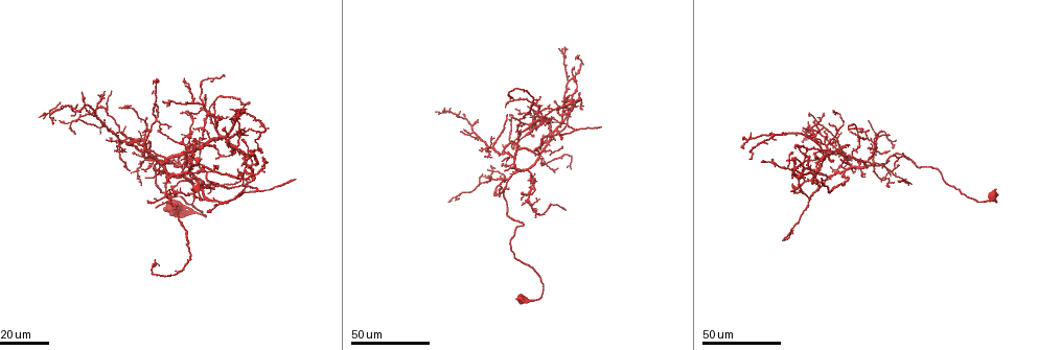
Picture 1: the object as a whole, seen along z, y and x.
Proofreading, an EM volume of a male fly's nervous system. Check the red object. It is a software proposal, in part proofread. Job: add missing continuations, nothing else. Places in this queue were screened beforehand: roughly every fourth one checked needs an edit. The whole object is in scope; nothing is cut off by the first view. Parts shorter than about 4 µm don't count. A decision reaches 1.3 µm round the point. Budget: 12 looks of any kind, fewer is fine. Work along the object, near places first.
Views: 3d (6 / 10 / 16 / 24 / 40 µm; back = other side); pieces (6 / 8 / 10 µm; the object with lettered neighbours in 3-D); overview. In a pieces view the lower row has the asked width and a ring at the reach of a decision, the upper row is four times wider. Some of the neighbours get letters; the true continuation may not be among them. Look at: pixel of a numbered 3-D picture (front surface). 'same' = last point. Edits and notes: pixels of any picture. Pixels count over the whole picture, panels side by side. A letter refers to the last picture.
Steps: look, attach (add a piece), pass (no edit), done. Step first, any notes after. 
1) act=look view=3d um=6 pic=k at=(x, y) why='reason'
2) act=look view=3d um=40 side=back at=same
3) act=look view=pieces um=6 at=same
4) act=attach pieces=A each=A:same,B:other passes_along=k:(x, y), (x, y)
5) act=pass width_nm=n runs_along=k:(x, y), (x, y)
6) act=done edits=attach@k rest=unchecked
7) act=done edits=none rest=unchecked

act=look view=3d um=40 pic=1 at=(231, 109) why='tapers out'

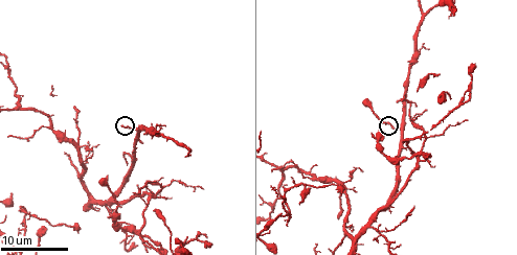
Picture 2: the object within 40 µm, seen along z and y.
act=look view=pieces um=10 pic=2 at=(121, 126) why='see the neighbours'

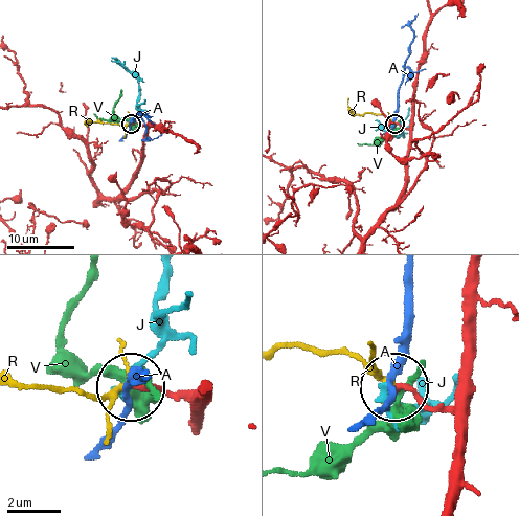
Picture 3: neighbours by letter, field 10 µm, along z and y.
act=attach pieces=R each=A:other,J:other,R:same,V:other passes_along=3:(457, 427), (444, 411), (342, 353), (281, 348) found='it goes on there'

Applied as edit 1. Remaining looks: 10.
act=look view=overview why='redraw'

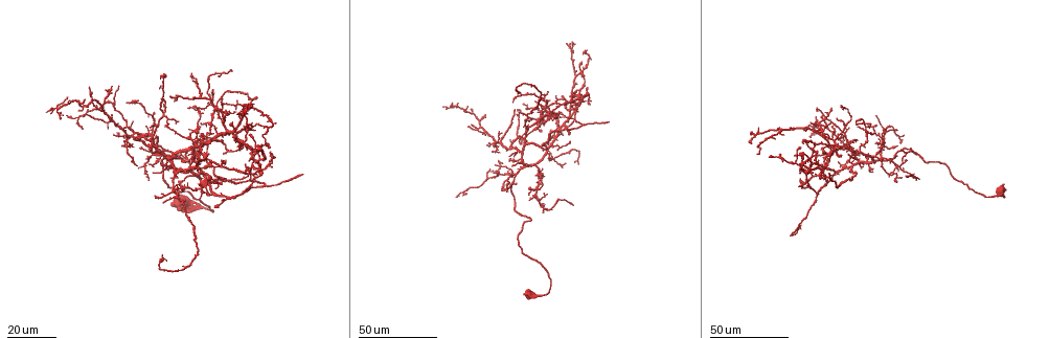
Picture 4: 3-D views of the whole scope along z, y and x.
act=look view=3d um=24 pic=4 at=(193, 78) why='an open end'

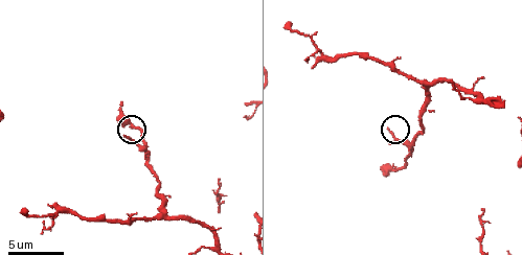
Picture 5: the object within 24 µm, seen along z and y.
act=look view=pieces um=8 pic=5 at=(388, 128)

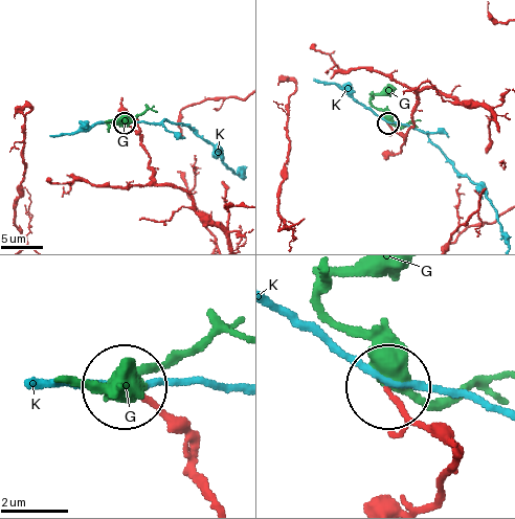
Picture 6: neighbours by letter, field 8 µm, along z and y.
act=pass each=G:other,K:other runs_along=6:(452, 442), (429, 433), (387, 386) found='no lettered piece goes on from it'

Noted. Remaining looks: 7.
act=look view=3d um=24 pic=4 at=(608, 122) why='free end'

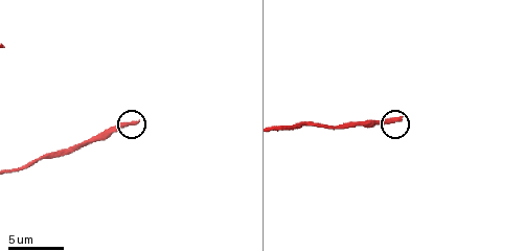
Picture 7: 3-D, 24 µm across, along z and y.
act=look view=3d um=10 pic=7 at=(402, 120)

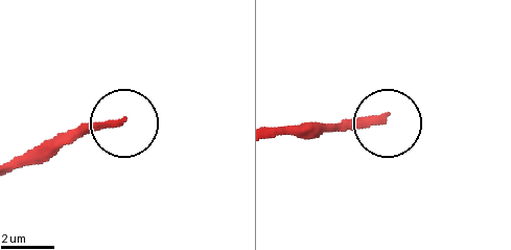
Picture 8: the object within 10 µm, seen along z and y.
act=look view=pieces um=8 pic=8 at=(383, 118) why='see the neighbours'

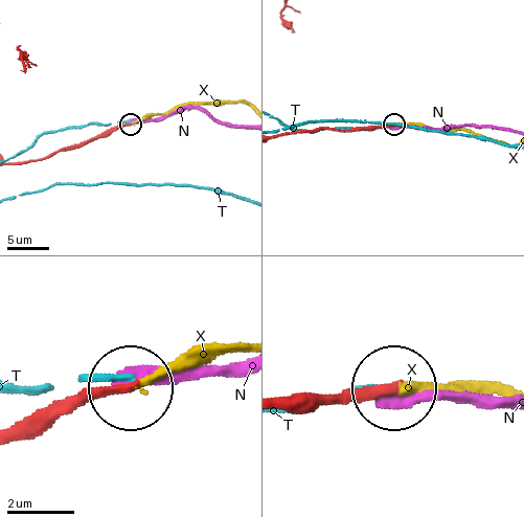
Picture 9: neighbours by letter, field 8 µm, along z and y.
act=attach pieces=X each=N:other,T:other,X:same found='the cell continues'

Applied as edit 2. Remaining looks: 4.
act=look view=overview why='see it whole again'

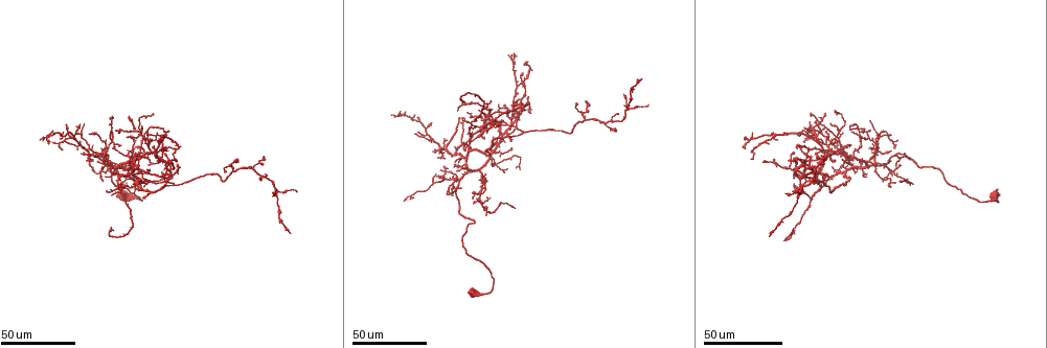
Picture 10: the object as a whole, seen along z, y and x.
act=look view=3d um=24 pic=10 at=(146, 130) why='an open end'

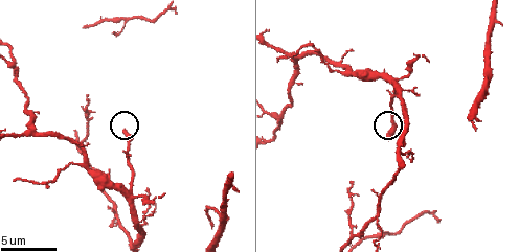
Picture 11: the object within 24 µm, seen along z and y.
act=look view=pieces um=10 pic=11 at=(389, 139)

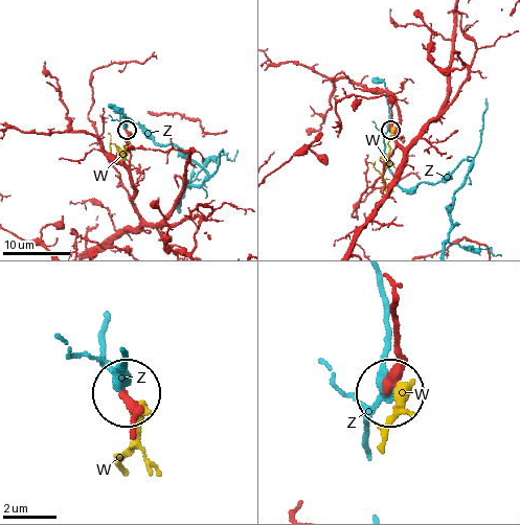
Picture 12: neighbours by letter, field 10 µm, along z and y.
act=pass width_nm=320 each=W:other,Z:other runs_along=12:(134, 205), (136, 191), (129, 175), (127, 130) found='none of them fits'

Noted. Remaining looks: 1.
act=look view=pieces um=10 pic=11 at=(15, 179) why='an open end'

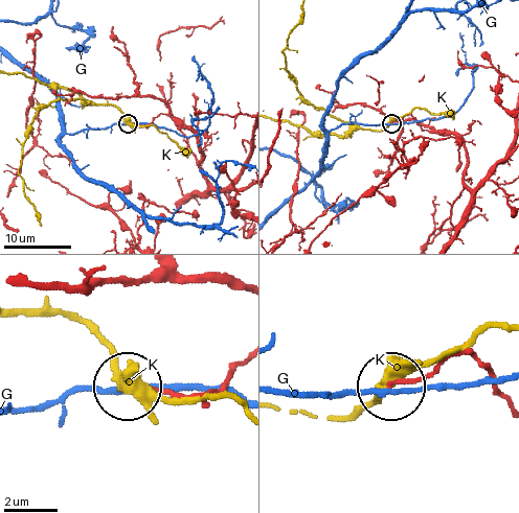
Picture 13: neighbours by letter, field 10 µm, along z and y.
act=pass each=G:other,K:other runs_along=13:(467, 161), (454, 135), (424, 130), (408, 115), (391, 122) found='no lettered piece goes on from it'

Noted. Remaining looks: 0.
act=done edits=attach@3,attach@9 rest=unchecked

